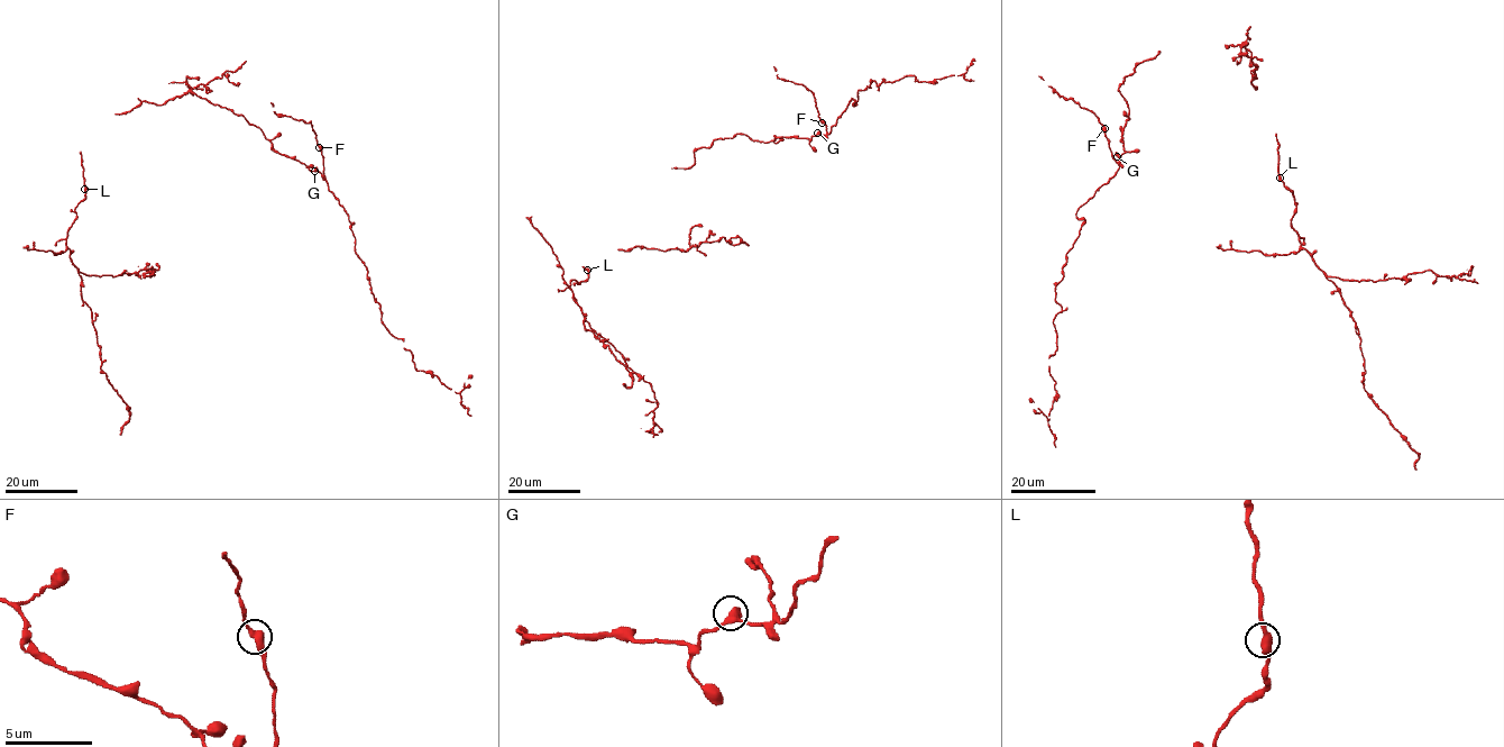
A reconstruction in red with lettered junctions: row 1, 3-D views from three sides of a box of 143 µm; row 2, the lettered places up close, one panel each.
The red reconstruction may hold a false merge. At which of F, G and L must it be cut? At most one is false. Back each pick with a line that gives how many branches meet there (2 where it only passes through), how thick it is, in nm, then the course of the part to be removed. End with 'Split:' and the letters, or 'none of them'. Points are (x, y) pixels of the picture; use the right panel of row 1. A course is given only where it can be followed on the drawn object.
Split: none of them

